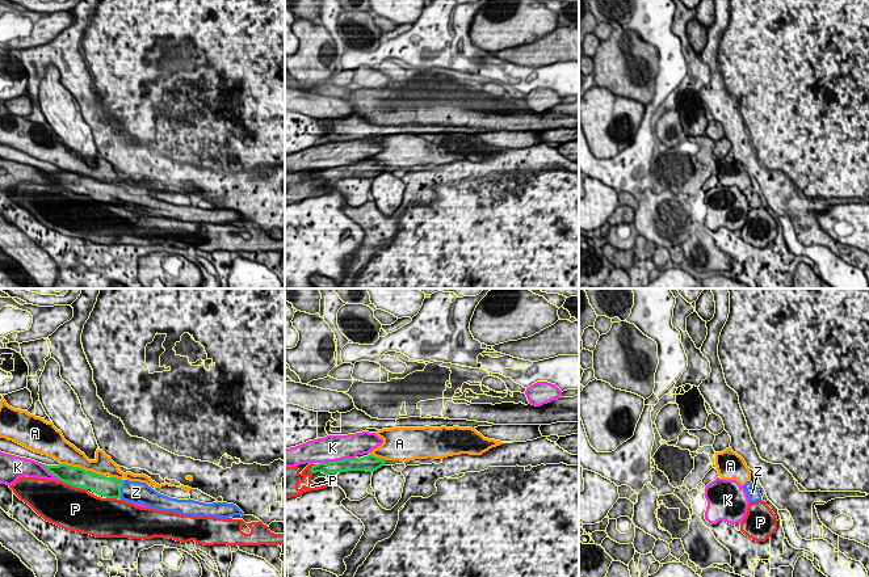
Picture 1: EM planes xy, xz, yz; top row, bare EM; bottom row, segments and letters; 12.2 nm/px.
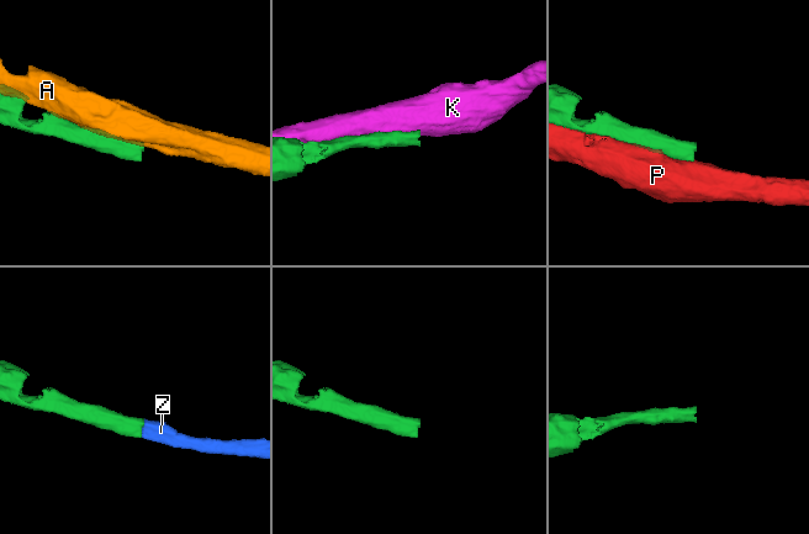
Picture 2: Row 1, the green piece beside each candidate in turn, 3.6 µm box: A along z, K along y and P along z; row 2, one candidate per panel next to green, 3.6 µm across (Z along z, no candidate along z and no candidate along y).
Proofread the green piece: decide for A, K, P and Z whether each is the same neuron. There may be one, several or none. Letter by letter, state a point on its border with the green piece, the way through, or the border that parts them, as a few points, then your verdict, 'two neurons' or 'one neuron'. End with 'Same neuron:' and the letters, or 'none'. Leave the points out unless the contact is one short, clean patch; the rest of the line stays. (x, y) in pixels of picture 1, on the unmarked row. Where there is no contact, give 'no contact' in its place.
A: meets green in xy at (82, 175); two neurons
K: meets green in xz at (336, 167); two neurons
P: meets green in xy at (74, 192); two neurons
Z: meets green in xy at (120, 196); runs through xy (108, 193), (120, 196), (135, 198); one neuron
Same neuron: Z

